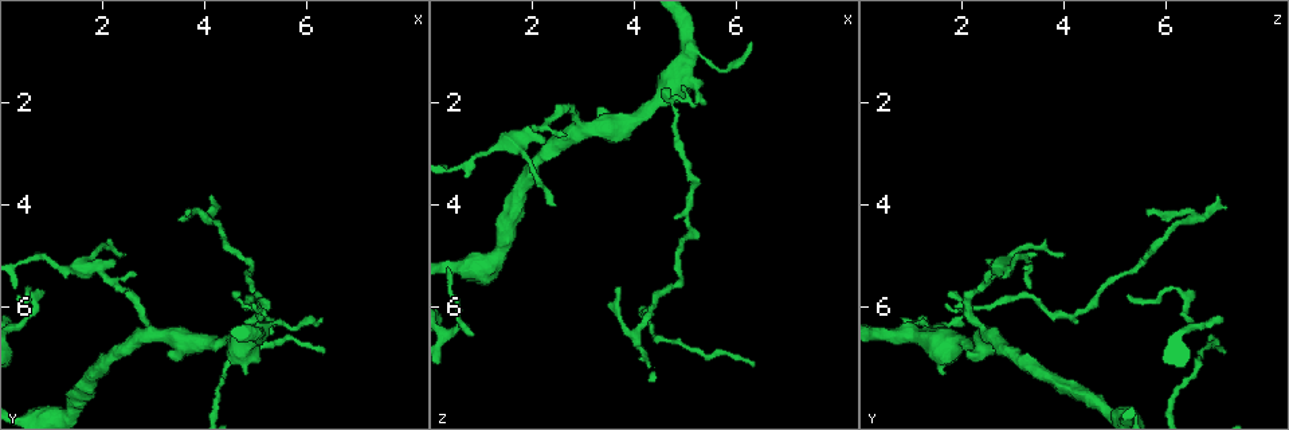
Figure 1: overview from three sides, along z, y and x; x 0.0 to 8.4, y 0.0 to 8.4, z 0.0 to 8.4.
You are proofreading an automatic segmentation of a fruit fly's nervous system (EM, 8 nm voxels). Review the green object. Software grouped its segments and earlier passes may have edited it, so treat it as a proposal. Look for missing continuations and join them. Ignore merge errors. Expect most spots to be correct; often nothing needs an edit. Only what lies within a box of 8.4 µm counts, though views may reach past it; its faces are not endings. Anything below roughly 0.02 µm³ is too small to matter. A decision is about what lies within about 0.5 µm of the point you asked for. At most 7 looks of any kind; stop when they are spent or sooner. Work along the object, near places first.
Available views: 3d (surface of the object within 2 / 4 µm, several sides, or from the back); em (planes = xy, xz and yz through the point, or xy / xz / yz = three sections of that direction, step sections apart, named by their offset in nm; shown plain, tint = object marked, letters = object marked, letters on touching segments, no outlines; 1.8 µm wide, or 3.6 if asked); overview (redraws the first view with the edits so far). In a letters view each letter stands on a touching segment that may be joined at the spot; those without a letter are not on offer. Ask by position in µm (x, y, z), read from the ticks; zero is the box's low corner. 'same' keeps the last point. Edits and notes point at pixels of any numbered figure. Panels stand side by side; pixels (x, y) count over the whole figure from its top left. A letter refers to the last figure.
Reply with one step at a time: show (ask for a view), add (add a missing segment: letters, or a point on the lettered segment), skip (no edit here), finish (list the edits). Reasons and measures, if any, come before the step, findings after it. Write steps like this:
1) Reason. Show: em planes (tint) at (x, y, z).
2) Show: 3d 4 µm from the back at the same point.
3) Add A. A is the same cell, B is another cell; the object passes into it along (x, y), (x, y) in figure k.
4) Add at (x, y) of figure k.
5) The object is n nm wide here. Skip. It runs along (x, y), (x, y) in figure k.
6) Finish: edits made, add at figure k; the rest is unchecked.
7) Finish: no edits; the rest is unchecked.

Calibre changes. Show: 3d 2 µm from the back at (1.20, 5.25, 3.00).

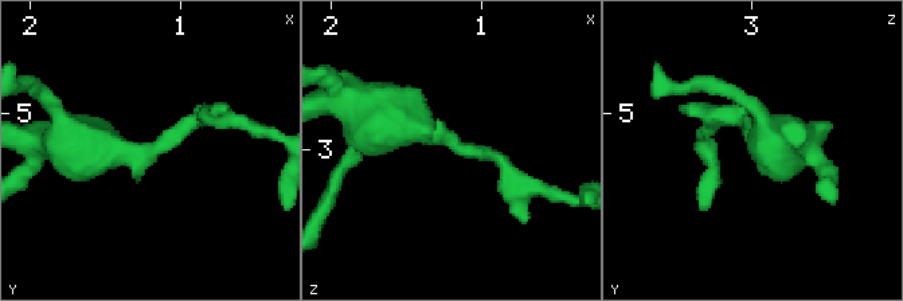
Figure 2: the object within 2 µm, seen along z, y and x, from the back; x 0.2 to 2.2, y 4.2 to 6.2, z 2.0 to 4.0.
Show: em planes (letters) at (1.18, 5.26, 2.94).

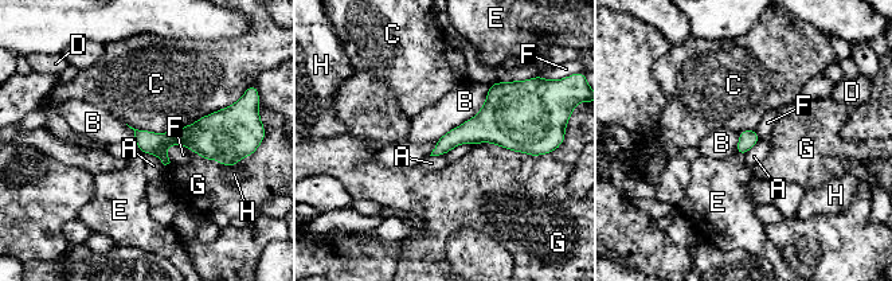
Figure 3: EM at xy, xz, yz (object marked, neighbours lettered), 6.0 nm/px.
Skip. A, B, C, D, E, F, G and H are other cells; a border runs along (492, 84), (484, 105), (437, 141) in figure 3; none of them fits.

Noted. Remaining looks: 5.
Show: em planes (letters) at (4.65, 5.75, 1.75).

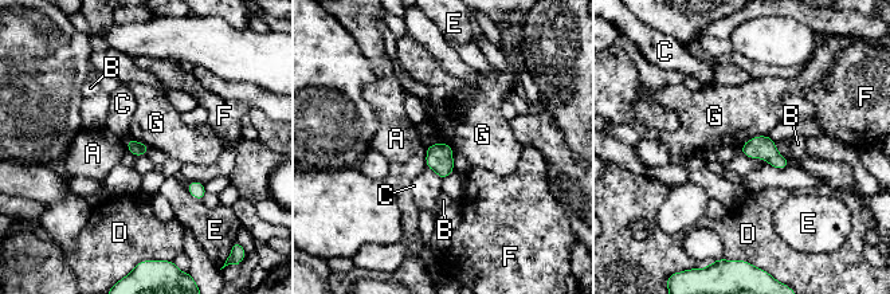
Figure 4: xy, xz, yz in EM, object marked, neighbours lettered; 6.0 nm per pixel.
The object is 90 nm wide here. Skip. A, B, C, D, E, F and G are other cells; none of them fits.

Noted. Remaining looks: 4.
Thin end. Show: em xy step 16 (letters) at (6.25, 6.20, 0.85).

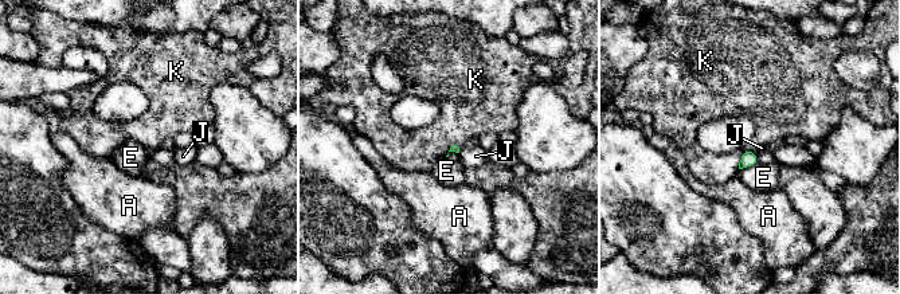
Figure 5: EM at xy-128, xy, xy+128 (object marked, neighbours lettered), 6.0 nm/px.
Skip. A, E, J and K are other cells; a border runs along (755, 151), (744, 151), (738, 168) in figure 5; no lettered segment goes on from it.

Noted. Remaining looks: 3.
Finish: no edits; the rest is unchecked.

